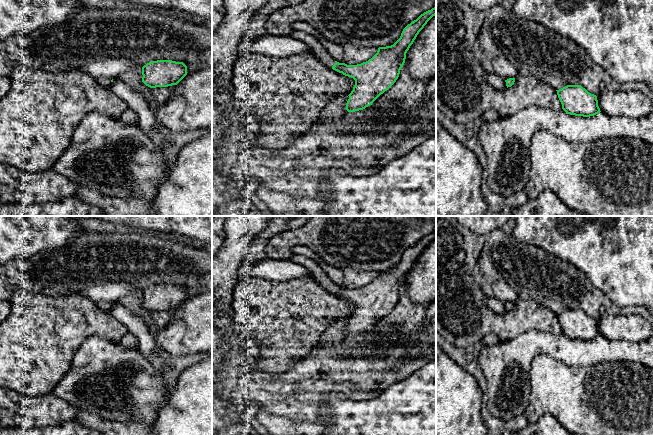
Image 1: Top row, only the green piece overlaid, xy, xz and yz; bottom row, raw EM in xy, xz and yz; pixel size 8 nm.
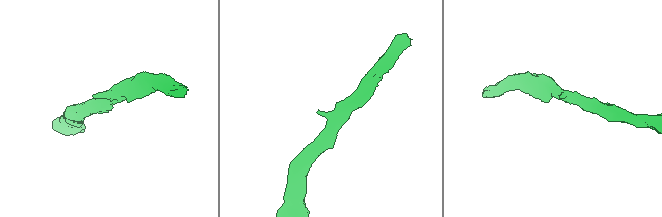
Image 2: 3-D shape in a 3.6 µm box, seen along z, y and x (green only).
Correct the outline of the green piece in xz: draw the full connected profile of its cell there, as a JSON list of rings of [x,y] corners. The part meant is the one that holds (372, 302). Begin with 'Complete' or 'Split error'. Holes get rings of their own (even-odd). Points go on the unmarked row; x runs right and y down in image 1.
Split error. [[[436,230],[408,248],[393,269],[379,271],[371,283],[357,289],[347,289],[335,285],[320,265],[310,258],[293,254],[289,260],[307,268],[315,280],[328,292],[355,304],[355,309],[348,319],[349,323],[346,327],[346,334],[355,336],[372,329],[396,306],[405,287],[407,275],[419,256],[435,239]]]

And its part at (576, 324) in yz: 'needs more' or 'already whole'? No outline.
already whole

